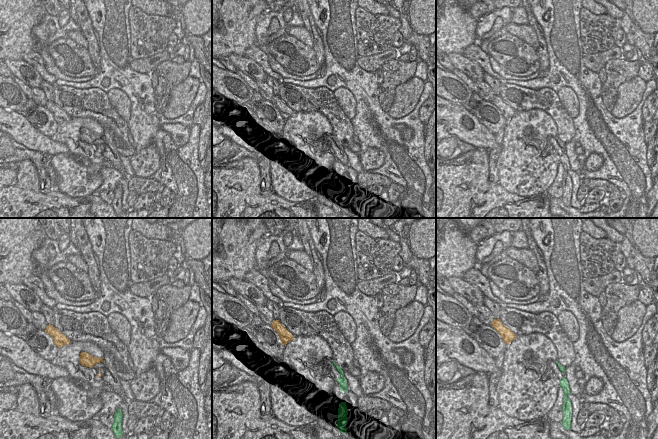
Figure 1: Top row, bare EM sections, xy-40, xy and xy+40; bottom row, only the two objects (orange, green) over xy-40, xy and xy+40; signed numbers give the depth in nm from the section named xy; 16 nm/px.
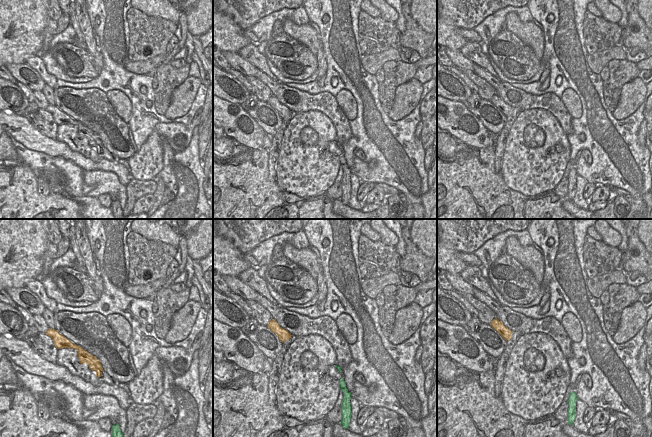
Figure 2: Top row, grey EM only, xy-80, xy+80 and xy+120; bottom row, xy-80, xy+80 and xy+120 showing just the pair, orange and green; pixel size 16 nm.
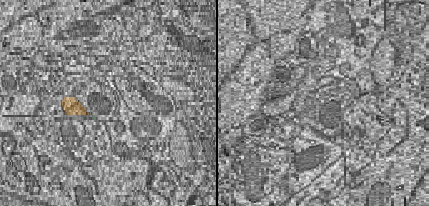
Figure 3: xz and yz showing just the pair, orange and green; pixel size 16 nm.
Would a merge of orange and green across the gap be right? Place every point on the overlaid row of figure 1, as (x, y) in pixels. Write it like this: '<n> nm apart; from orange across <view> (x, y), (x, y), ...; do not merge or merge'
300 nm apart; from orange across xy-40 (100, 376), (119, 379); merge

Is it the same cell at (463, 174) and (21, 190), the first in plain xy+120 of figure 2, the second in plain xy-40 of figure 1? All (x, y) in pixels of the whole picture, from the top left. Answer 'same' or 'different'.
same

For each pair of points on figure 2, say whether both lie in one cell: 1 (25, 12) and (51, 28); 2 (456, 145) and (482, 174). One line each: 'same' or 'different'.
1: different
2: different

